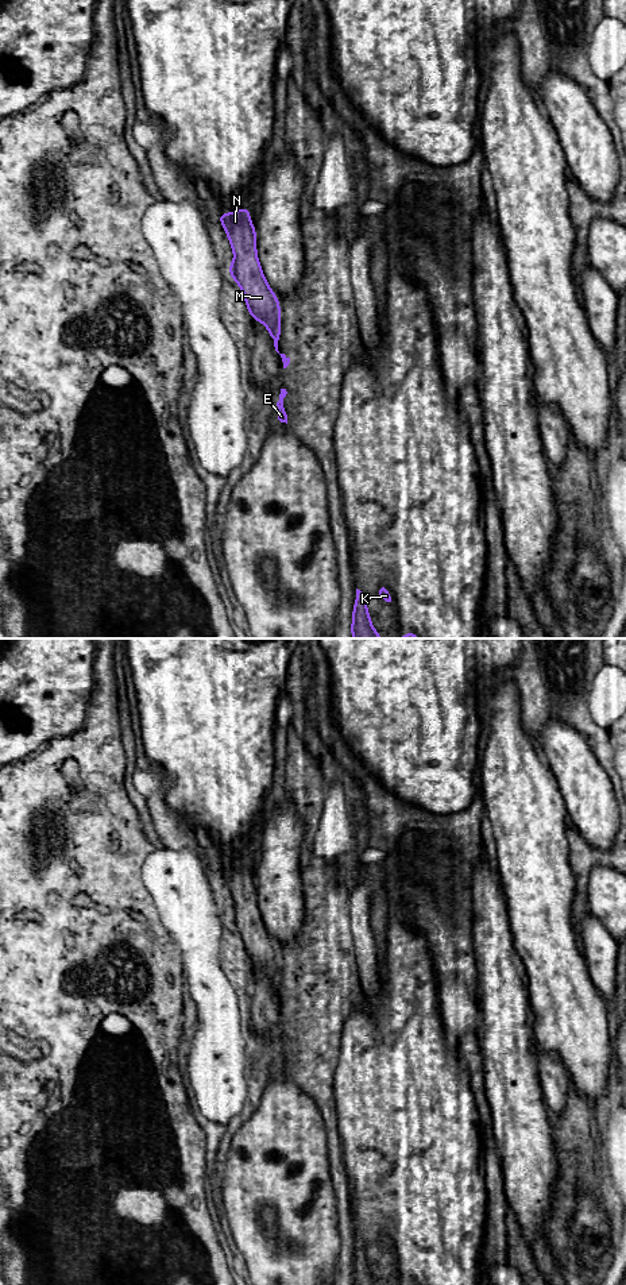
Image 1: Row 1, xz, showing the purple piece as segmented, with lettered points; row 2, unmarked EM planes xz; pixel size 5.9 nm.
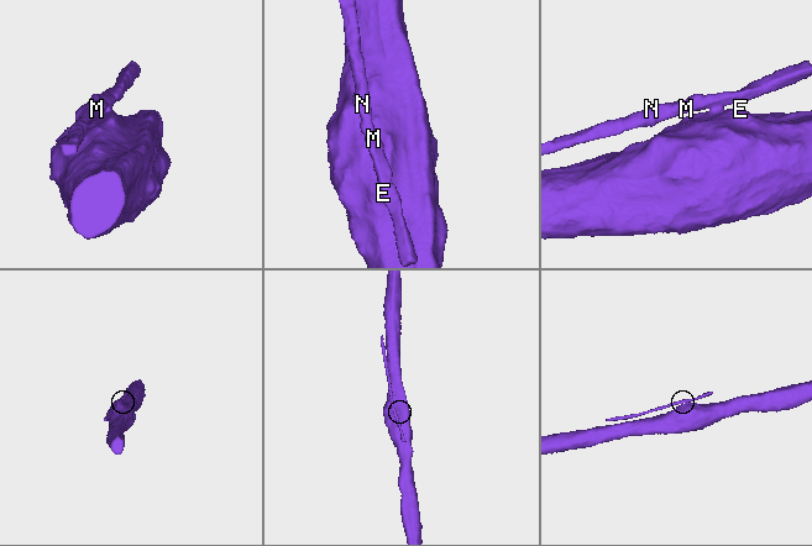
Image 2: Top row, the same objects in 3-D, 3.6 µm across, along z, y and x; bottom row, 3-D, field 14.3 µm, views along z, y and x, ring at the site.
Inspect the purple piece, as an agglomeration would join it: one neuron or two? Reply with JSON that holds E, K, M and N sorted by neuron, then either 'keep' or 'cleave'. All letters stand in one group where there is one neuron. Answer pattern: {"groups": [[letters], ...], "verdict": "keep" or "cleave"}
{"groups": [["E", "K"], ["M", "N"]], "verdict": "cleave"}

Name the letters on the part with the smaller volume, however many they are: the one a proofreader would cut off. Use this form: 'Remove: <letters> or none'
Remove: M, N

